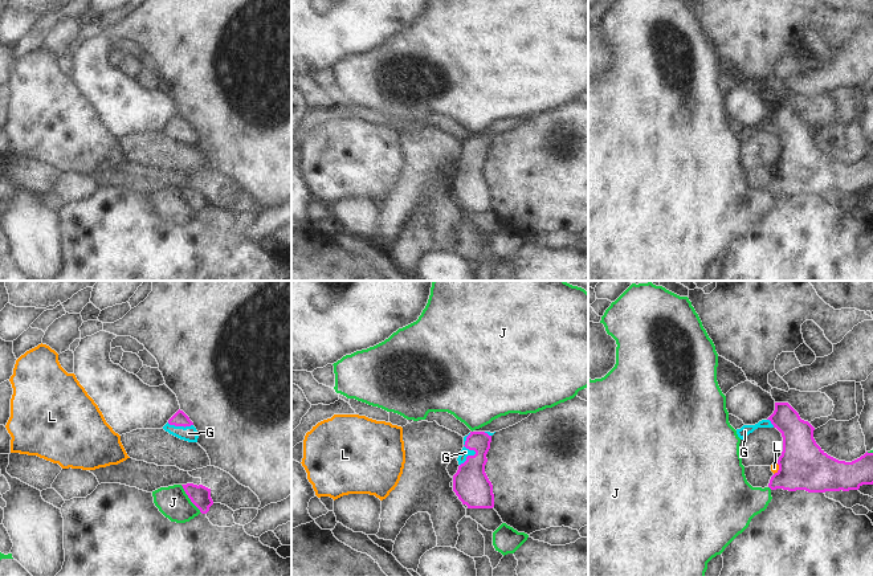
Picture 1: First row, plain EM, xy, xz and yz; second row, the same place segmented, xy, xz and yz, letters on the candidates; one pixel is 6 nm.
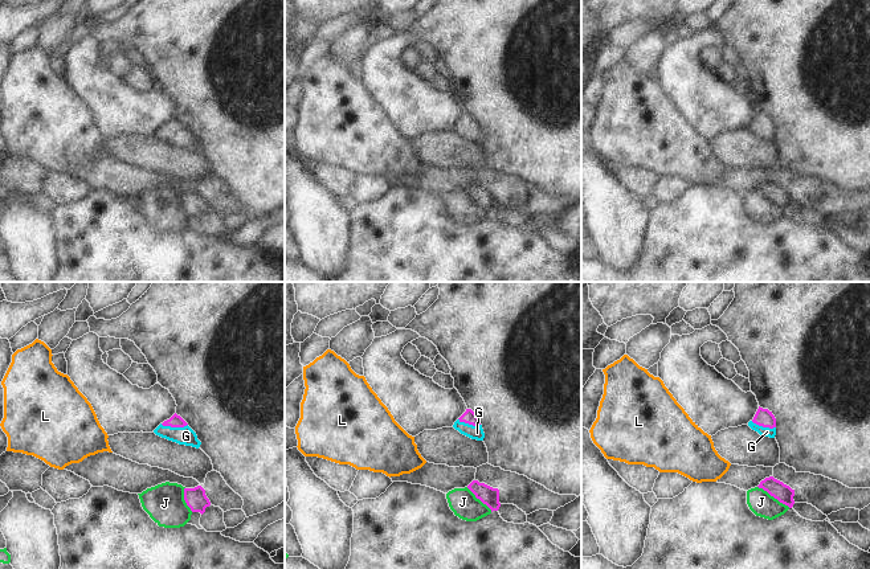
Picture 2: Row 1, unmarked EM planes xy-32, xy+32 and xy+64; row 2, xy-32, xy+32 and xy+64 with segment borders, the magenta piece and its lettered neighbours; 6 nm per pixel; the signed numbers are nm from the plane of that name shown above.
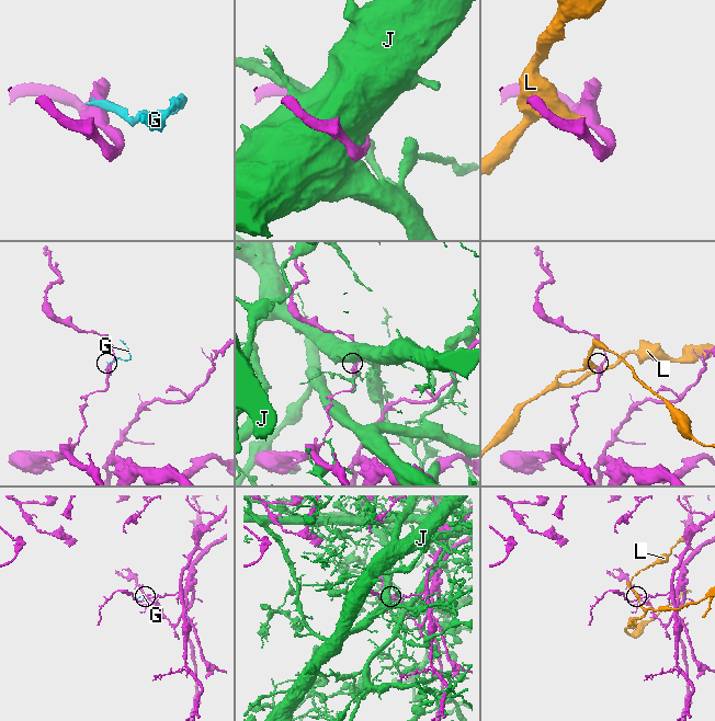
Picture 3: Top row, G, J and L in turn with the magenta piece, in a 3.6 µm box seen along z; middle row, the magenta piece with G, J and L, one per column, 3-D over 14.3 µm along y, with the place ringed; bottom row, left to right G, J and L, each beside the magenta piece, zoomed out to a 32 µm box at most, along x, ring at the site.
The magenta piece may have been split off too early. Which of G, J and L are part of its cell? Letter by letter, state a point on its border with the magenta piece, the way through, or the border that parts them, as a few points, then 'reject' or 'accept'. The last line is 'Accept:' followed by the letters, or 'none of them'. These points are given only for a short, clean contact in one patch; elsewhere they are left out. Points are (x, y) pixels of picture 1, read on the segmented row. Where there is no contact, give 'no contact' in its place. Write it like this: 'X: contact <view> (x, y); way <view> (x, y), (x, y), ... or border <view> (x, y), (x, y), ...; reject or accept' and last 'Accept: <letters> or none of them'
G: contact xz (472, 449); way xz (470, 483), (472, 449), (465, 452); accept
J: contact xy (190, 498); reject
L: contact yz (779, 469); border yz (778, 462), (778, 470), (774, 474); reject
Accept: G

